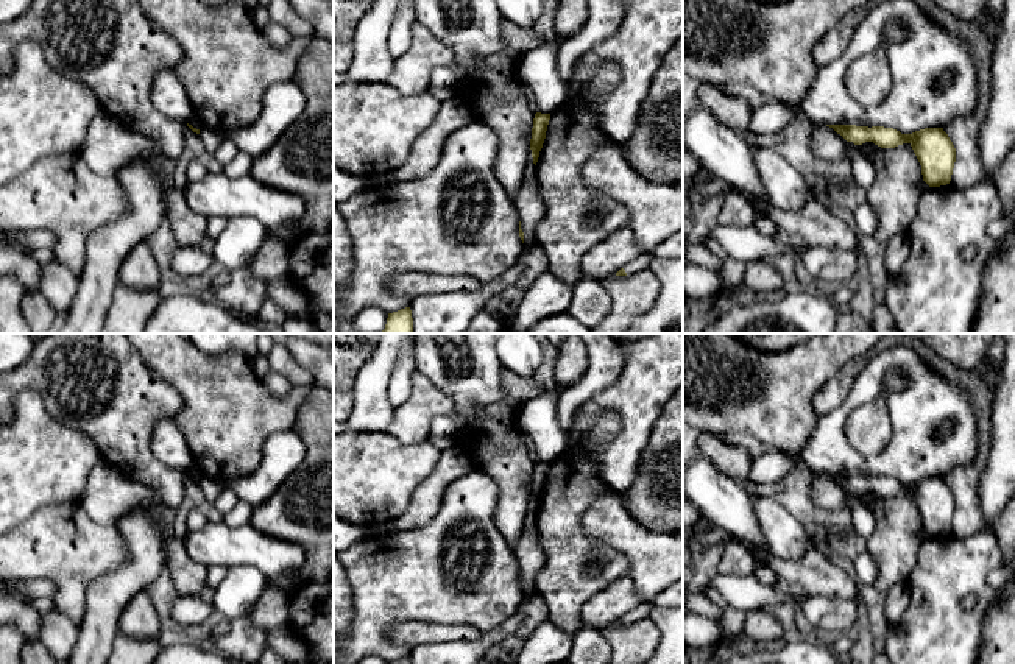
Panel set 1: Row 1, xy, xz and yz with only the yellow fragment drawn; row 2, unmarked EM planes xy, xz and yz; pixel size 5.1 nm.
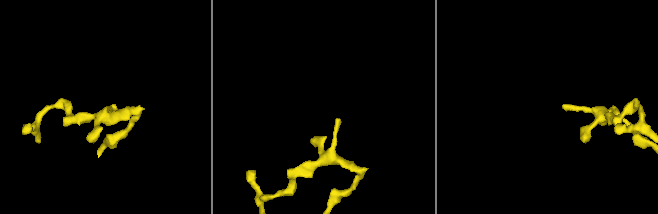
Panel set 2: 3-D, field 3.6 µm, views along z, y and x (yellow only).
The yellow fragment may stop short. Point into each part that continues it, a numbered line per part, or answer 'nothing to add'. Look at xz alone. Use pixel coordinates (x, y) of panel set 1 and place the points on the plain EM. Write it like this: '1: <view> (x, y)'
1: xz (643, 610)

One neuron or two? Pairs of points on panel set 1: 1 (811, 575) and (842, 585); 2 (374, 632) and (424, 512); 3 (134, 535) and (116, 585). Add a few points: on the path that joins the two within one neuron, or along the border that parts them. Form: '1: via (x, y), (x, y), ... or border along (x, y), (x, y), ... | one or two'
1: via (819, 577), (834, 583) | one
2: border along (442, 498), (429, 521), (382, 532) | two
3: via (136, 547), (136, 565), (128, 572) | one

